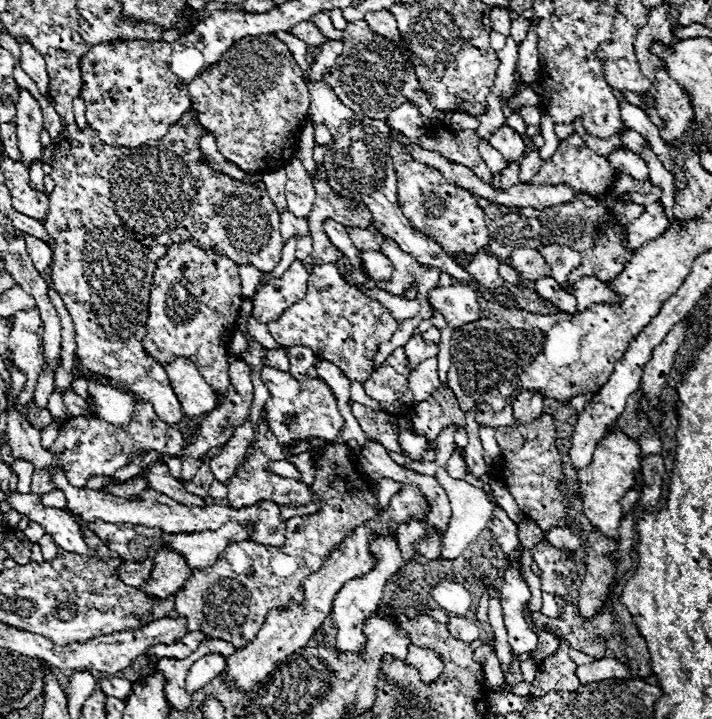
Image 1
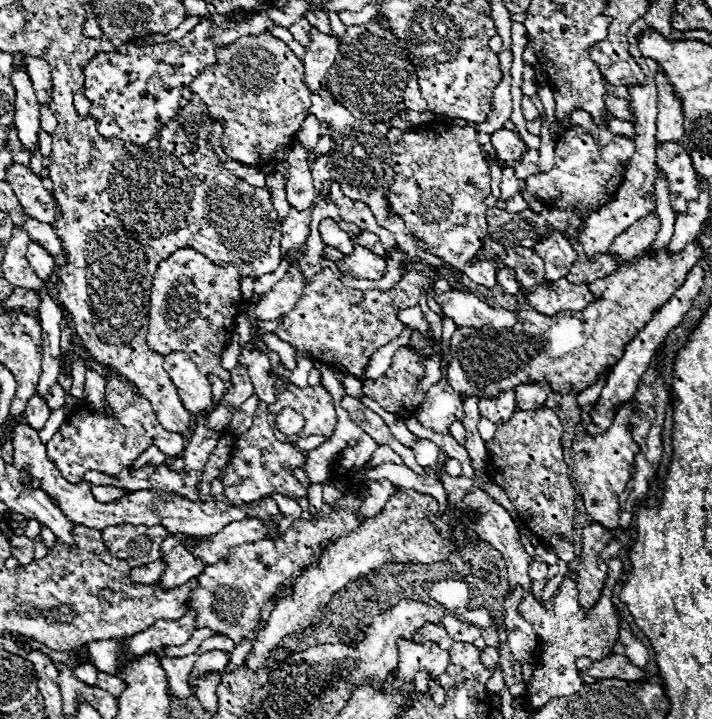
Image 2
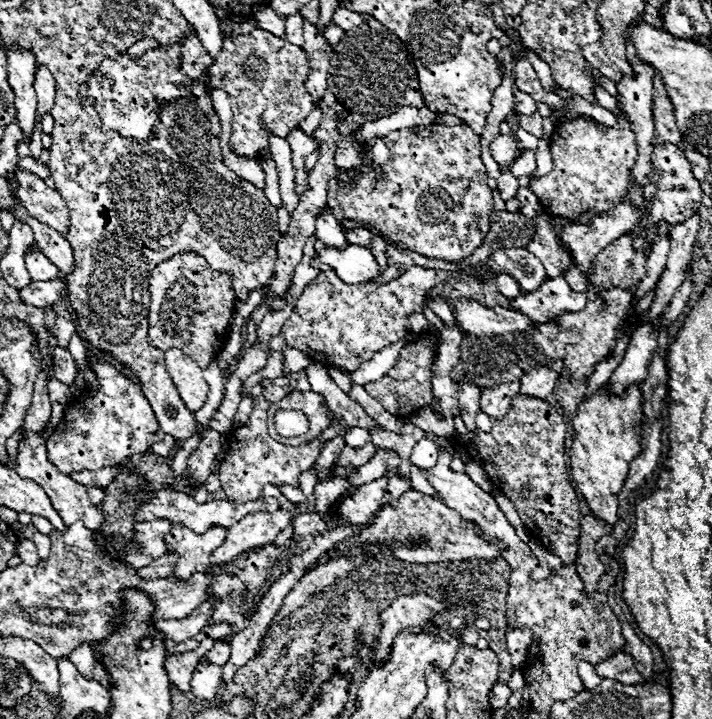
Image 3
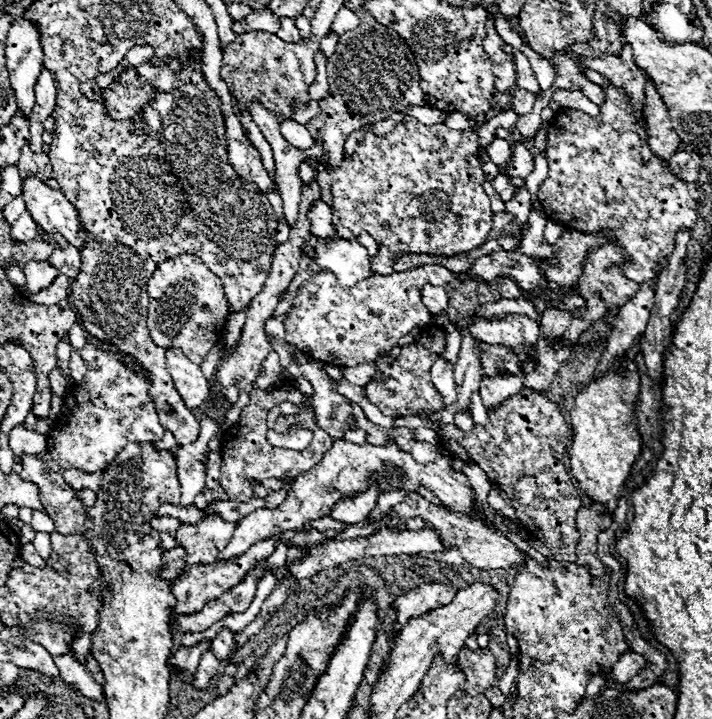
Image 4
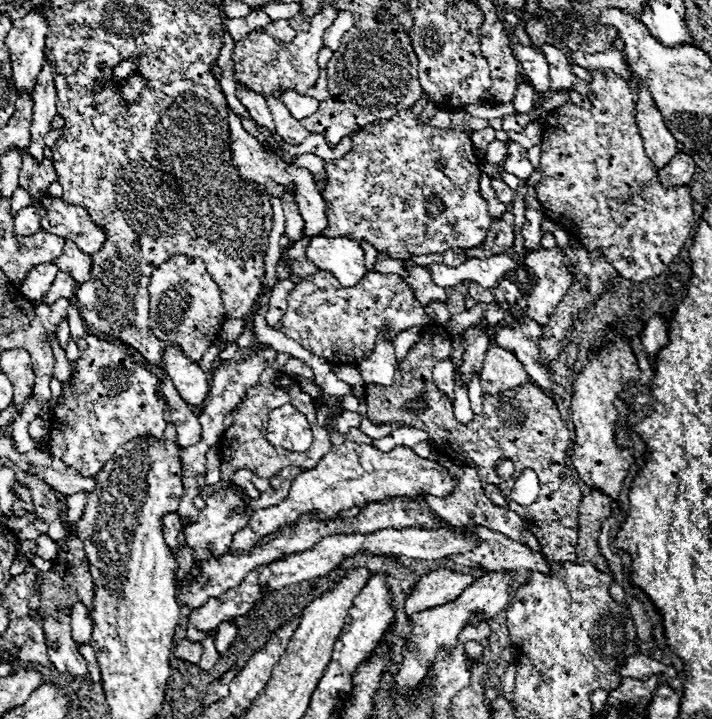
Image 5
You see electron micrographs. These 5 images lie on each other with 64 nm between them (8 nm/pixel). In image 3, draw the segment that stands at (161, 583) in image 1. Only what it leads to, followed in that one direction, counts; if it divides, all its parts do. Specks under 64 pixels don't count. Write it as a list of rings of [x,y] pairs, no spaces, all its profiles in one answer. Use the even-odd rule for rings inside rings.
[[[172,526],[170,534],[166,536],[166,542],[170,550],[180,556],[174,576],[186,580],[192,576],[192,572],[204,572],[210,566],[210,552],[226,540],[226,534],[228,528],[220,526],[212,526],[204,534],[196,534],[182,526]]]

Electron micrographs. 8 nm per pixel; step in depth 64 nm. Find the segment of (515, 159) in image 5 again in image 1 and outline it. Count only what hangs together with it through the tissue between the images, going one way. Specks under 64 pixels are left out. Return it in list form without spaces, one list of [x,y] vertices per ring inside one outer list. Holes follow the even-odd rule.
[[[530,150],[520,158],[520,180],[528,182],[534,174],[540,172],[540,156],[538,150]]]

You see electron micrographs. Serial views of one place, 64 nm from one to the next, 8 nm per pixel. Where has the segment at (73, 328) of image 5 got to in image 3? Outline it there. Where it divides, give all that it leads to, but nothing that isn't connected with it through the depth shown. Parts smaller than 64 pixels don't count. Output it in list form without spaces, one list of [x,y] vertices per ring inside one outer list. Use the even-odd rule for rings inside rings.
[[[78,332],[72,334],[70,344],[68,344],[68,350],[70,350],[70,354],[74,356],[74,362],[76,362],[76,364],[86,366],[86,350],[88,350],[88,348],[86,348],[86,342],[80,338]]]

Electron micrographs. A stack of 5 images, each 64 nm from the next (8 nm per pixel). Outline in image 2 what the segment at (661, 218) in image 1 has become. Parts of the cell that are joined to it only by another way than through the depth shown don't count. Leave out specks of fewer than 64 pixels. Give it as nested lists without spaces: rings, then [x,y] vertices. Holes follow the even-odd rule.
[[[650,212],[648,216],[640,218],[634,226],[630,226],[626,232],[616,236],[614,242],[610,244],[608,252],[616,256],[618,266],[628,264],[628,262],[636,260],[642,252],[648,250],[648,246],[656,238],[658,228],[660,228],[660,220],[658,220],[656,212]]]

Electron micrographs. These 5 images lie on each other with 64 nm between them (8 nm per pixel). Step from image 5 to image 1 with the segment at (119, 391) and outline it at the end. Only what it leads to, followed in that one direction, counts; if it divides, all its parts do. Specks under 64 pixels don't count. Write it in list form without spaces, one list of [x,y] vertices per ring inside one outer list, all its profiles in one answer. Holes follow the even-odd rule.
[[[134,400],[134,414],[126,426],[108,424],[102,418],[70,416],[60,428],[56,440],[48,448],[64,466],[66,478],[72,486],[84,486],[90,476],[114,476],[116,470],[130,464],[138,454],[152,448],[166,456],[180,456],[185,439],[176,428],[166,426],[146,400]]]

